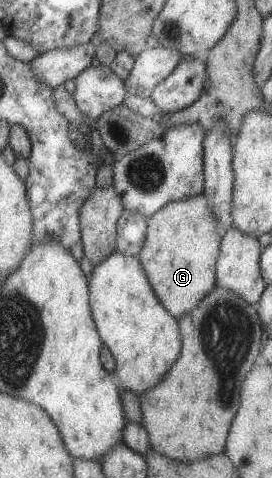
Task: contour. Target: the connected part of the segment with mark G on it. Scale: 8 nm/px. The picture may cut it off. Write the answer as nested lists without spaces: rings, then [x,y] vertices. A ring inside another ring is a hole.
[[[204,193],[167,202],[148,218],[145,244],[139,260],[157,298],[176,319],[189,314],[189,310],[193,310],[193,306],[197,306],[201,298],[215,288],[221,242],[217,218],[213,216]]]

